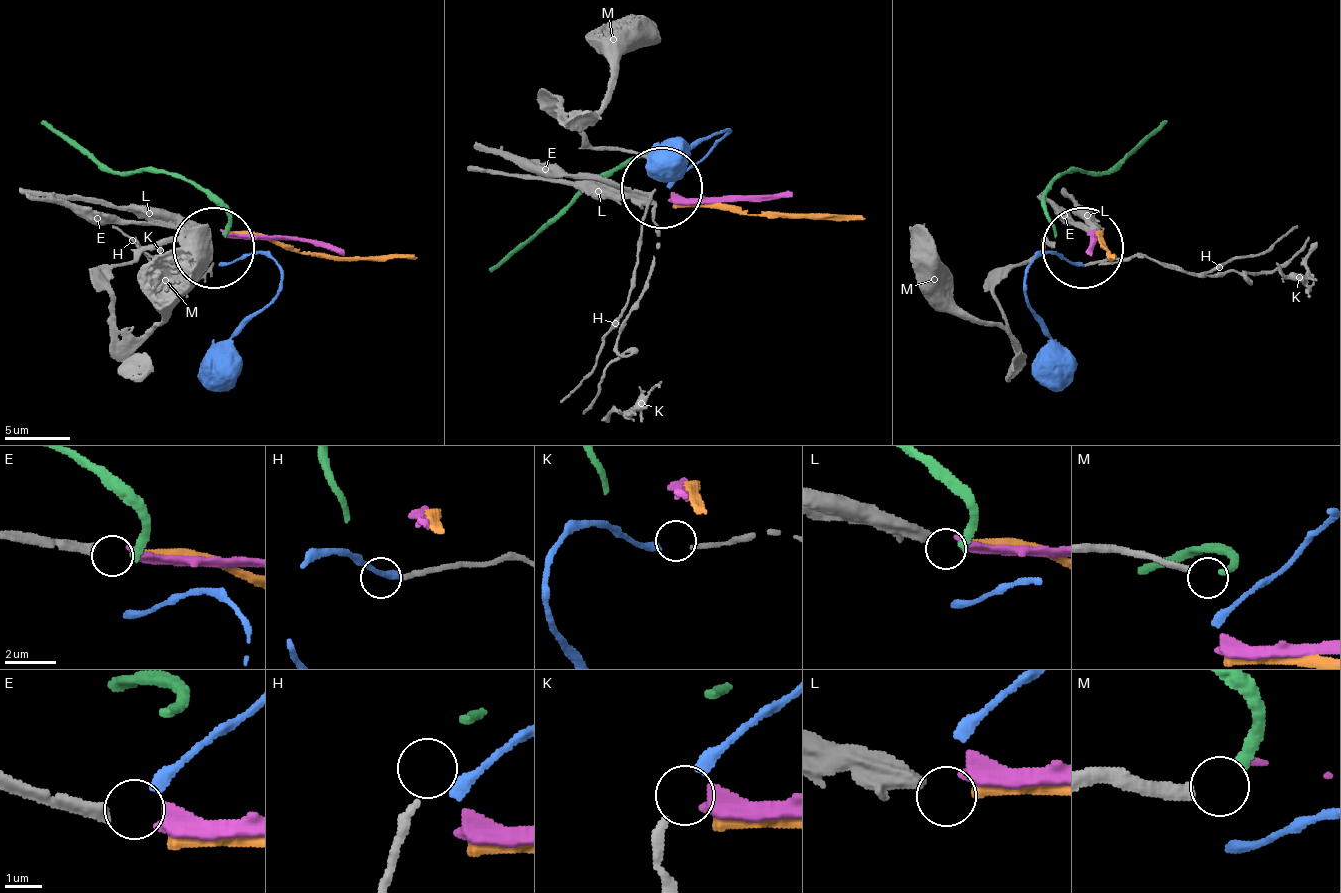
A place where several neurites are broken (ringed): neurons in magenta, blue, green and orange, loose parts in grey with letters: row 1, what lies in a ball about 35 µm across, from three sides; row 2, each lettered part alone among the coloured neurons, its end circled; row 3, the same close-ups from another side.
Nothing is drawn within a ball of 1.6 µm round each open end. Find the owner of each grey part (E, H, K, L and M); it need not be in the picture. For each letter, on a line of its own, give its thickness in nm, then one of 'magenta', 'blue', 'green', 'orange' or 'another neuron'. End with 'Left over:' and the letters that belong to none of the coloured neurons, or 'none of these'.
E: 340 nm | magenta
H: 240 nm | another neuron
K: 220 nm | blue
L: 440 nm | orange
M: 320 nm | green
Left over: H

